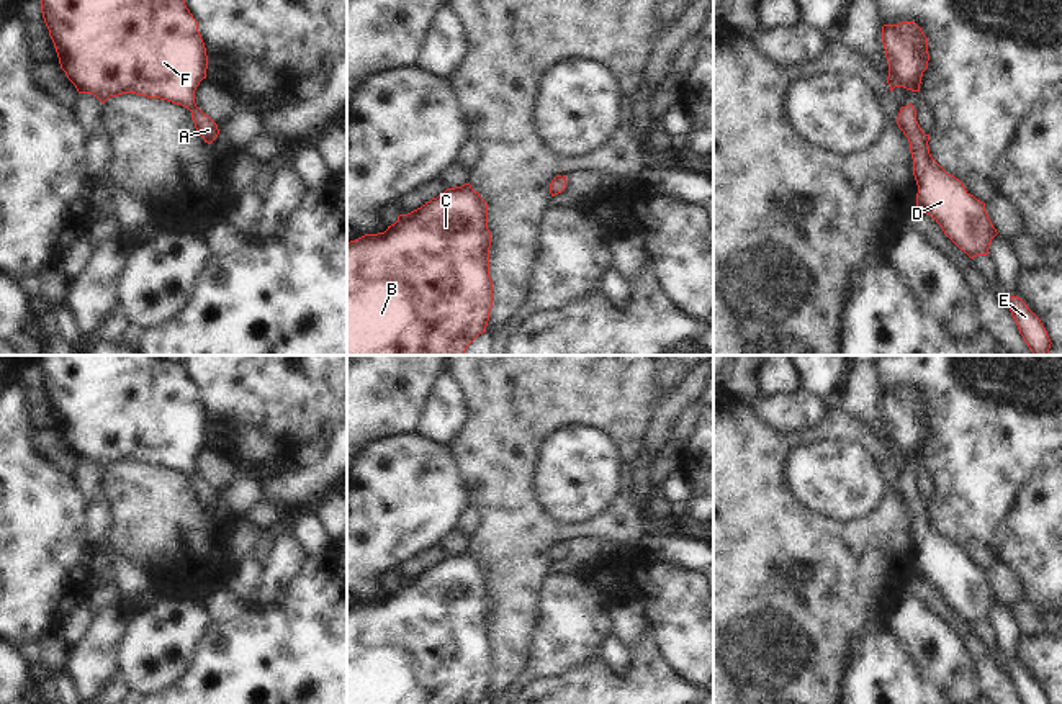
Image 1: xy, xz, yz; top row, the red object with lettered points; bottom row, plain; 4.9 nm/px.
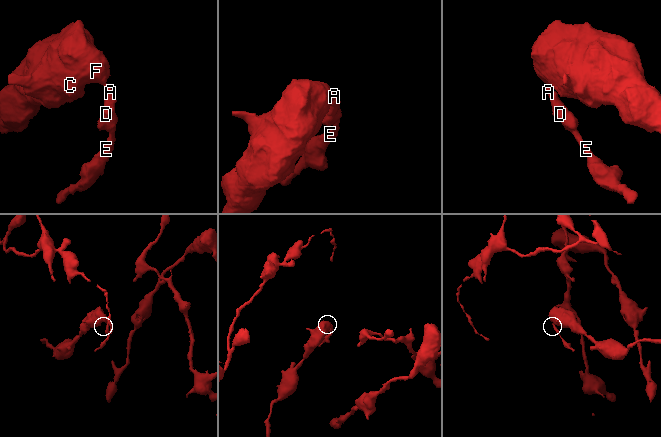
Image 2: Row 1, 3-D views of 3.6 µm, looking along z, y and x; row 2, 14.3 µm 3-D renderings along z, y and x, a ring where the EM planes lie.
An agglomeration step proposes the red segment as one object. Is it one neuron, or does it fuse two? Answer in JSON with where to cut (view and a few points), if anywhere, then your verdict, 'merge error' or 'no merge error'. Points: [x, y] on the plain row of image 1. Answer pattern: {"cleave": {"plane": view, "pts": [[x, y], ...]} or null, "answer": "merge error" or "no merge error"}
{"cleave": null, "answer": "no merge error"}

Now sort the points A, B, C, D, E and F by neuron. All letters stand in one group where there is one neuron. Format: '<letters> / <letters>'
A B C D E F

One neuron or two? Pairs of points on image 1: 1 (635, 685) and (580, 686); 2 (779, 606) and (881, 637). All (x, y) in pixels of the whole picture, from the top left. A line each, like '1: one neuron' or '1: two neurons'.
1: one neuron
2: two neurons

